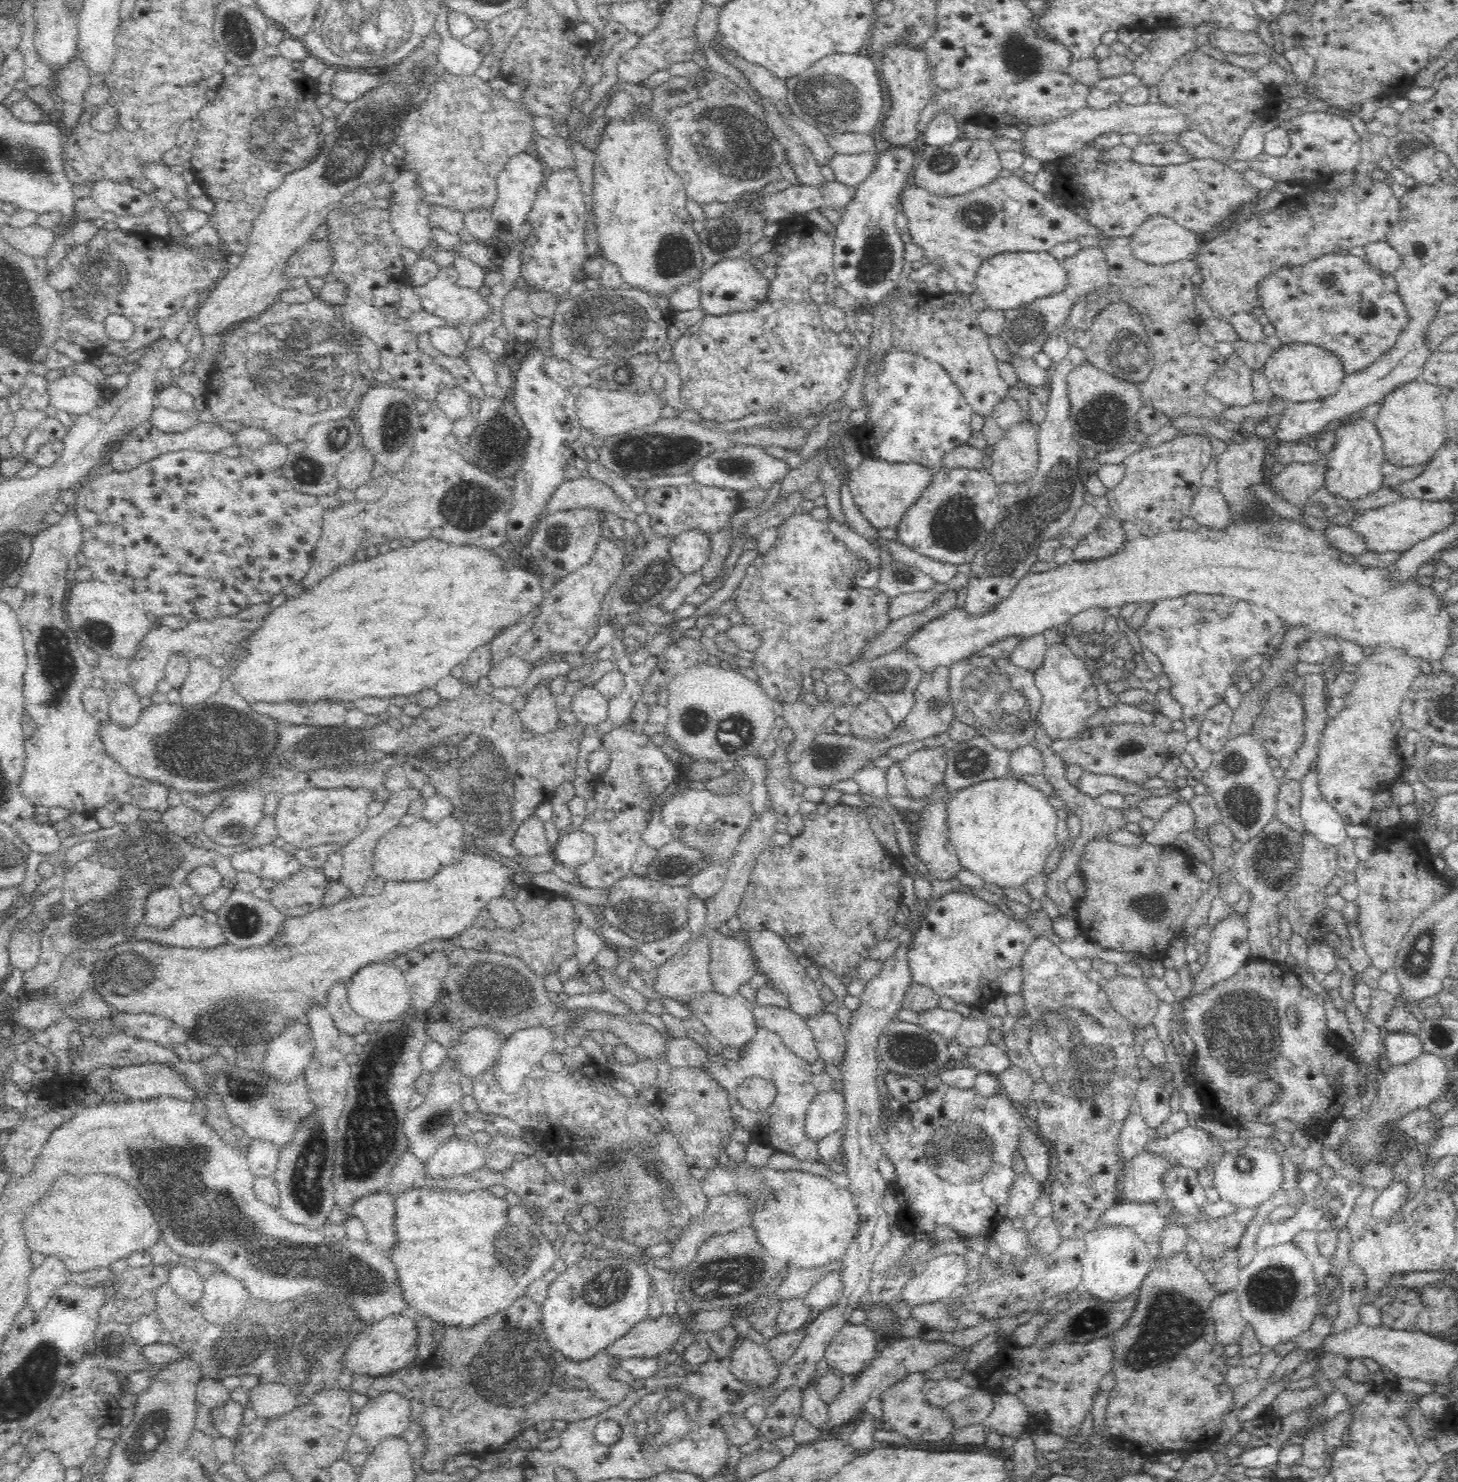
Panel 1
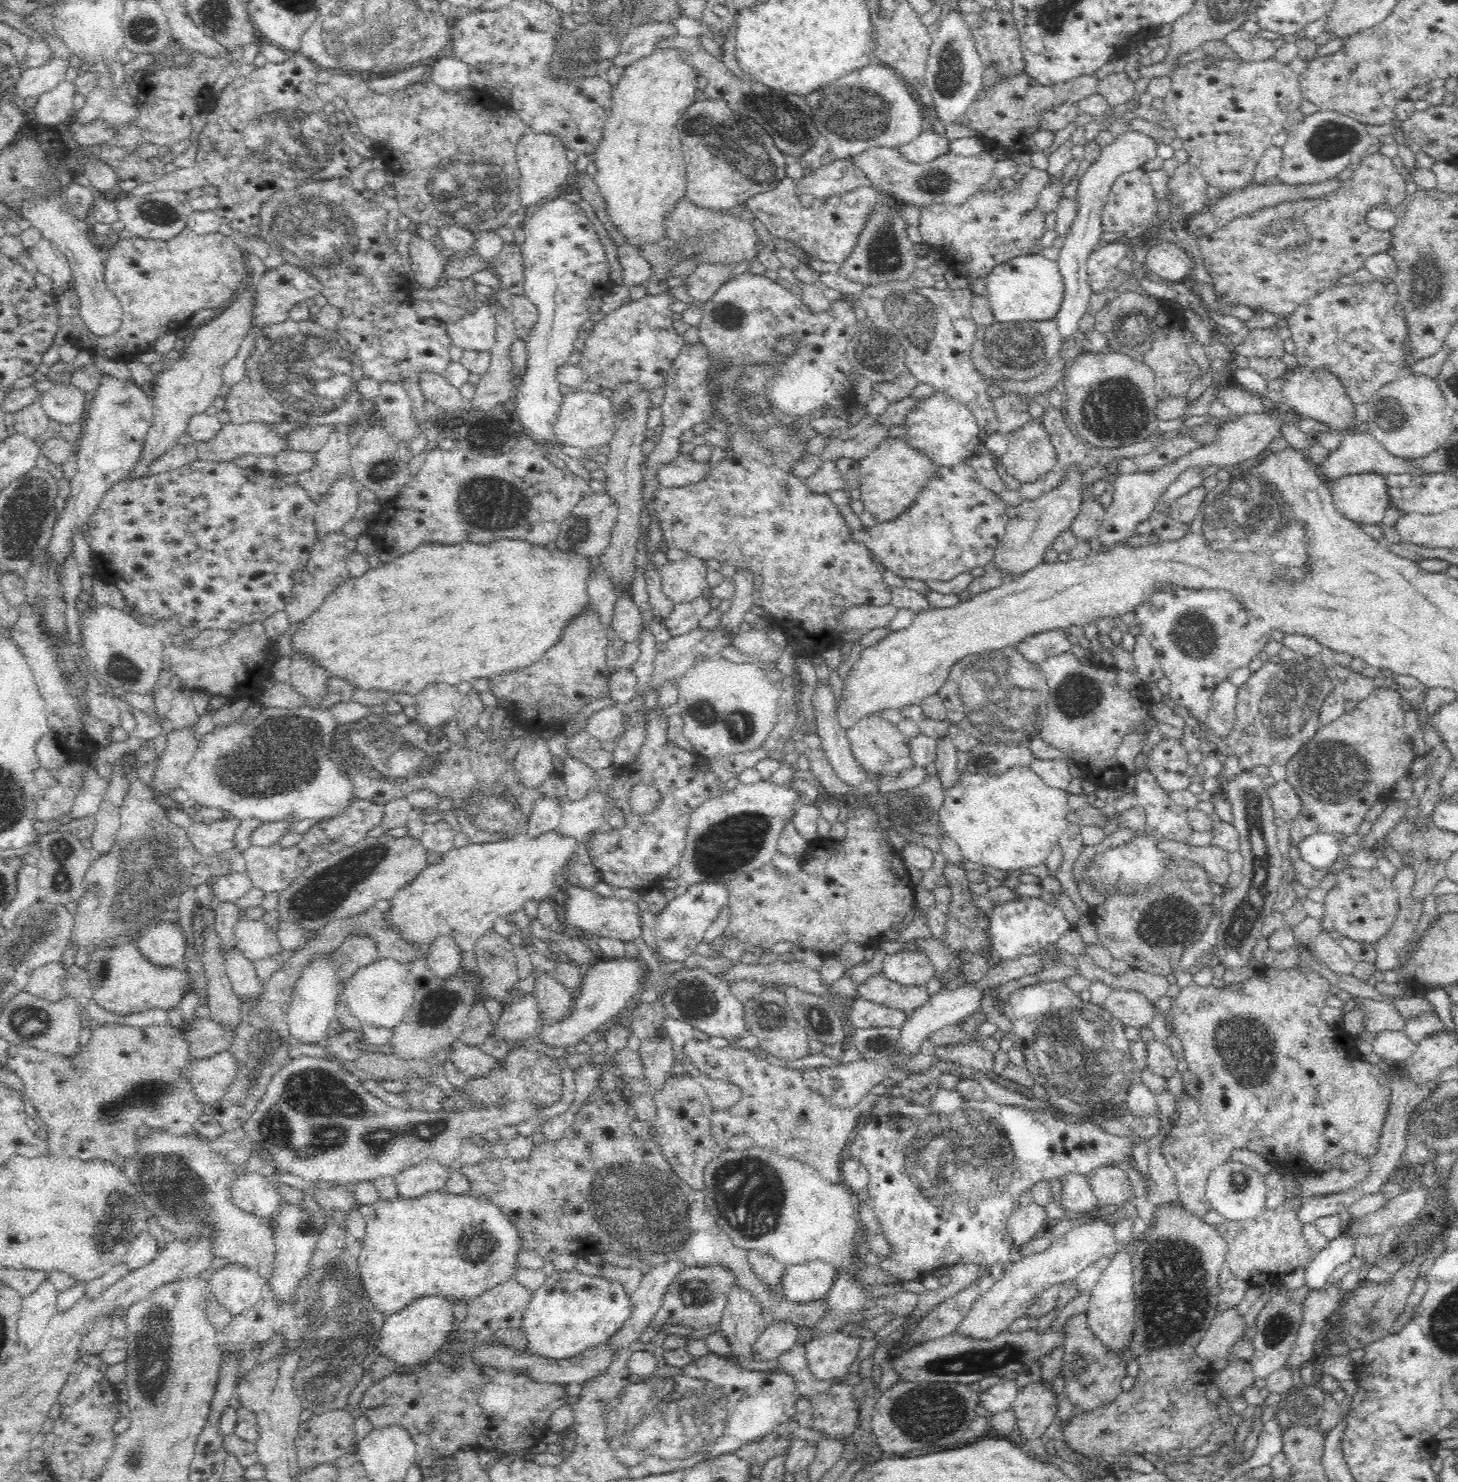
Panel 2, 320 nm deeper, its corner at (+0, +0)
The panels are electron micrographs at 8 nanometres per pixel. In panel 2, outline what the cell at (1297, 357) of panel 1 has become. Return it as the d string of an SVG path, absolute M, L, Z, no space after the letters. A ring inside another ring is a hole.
M1298 366L1294 370L1289 370L1280 391L1283 398L1282 406L1301 414L1306 419L1313 418L1315 421L1325 423L1331 430L1355 424L1352 421L1354 417L1350 413L1353 402L1348 399L1346 387L1329 368Z

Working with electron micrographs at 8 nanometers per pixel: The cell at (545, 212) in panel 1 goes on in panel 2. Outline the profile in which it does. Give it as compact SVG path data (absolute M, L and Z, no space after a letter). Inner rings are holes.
M570 191L534 206L520 225L525 234L525 240L520 245L525 275L525 295L538 307L539 317L528 335L528 340L525 341L526 366L521 374L521 382L512 395L515 402L514 427L518 428L516 432L526 434L530 441L534 441L534 444L540 447L544 458L554 461L556 457L544 454L544 450L546 452L550 448L560 450L566 446L555 433L555 424L565 401L557 372L561 366L569 362L570 352L574 348L573 341L579 331L578 326L588 320L594 312L599 312L601 296L608 294L613 284L609 278L609 263L600 238L584 210L578 205L578 198Z

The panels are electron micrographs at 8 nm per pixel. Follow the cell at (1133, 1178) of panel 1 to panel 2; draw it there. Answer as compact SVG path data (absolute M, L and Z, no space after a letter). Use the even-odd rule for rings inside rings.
M1108 1165L1096 1169L1090 1177L1090 1182L1098 1200L1099 1205L1112 1205L1119 1209L1118 1215L1121 1215L1120 1208L1124 1204L1132 1203L1134 1199L1134 1186L1130 1181L1129 1174L1122 1170L1119 1165Z

